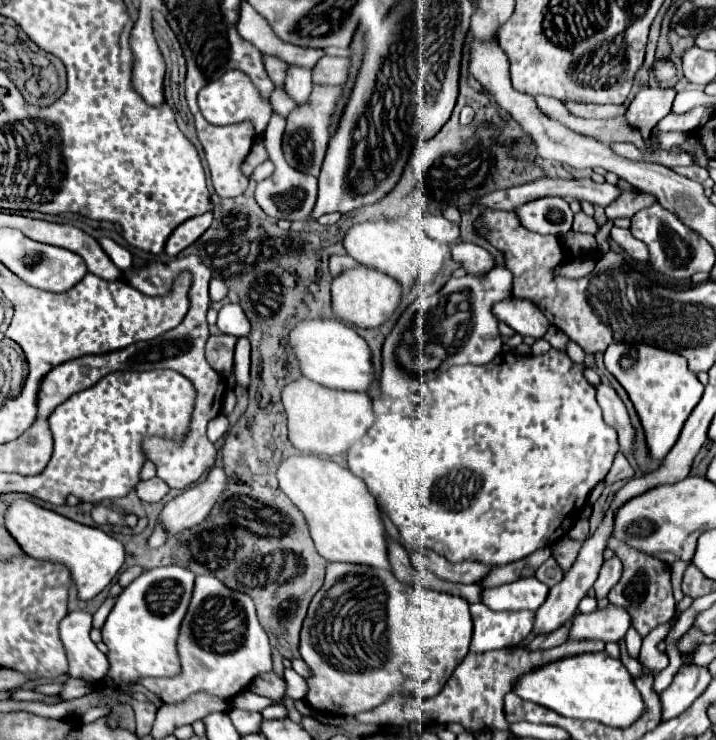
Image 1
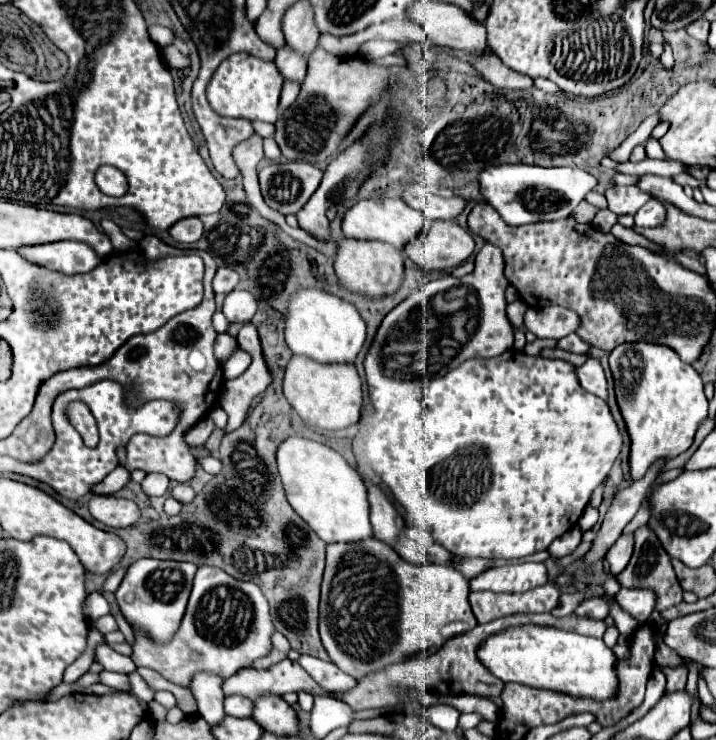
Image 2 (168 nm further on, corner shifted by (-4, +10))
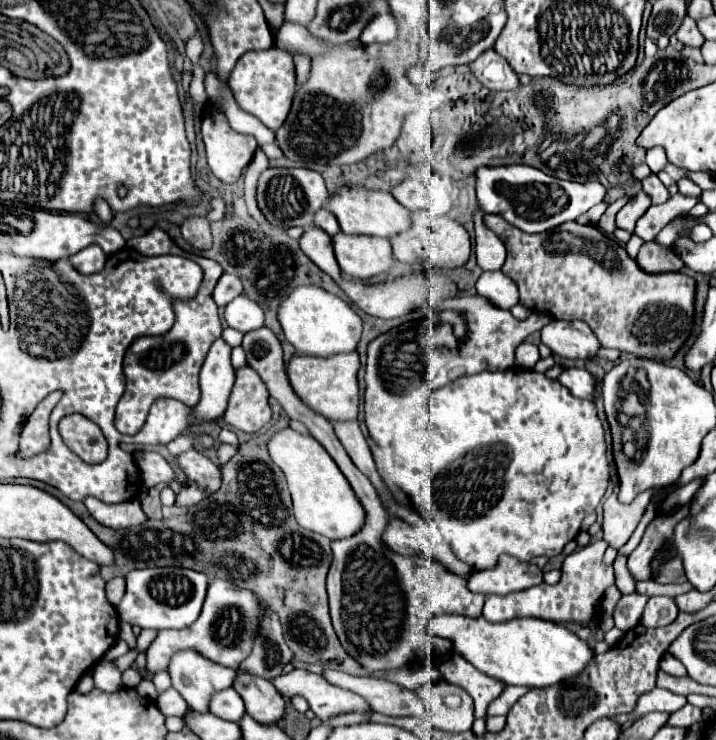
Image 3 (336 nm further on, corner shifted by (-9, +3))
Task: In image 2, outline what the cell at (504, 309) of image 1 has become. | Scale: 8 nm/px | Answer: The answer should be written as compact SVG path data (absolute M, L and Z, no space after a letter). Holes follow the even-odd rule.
M548 306L542 309L529 307L525 312L525 328L537 338L563 338L575 332L579 326L577 314L562 306Z

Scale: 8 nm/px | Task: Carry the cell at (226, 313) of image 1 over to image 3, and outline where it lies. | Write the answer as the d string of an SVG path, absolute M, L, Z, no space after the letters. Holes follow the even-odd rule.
M240 295L226 305L224 319L230 327L234 327L242 333L248 333L248 331L260 329L264 325L264 311L258 303L250 301L246 295Z

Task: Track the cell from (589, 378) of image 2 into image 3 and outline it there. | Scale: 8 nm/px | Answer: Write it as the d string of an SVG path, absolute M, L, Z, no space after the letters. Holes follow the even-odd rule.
M564 369L558 377L558 383L570 391L570 395L578 399L590 399L594 393L592 375L586 369Z

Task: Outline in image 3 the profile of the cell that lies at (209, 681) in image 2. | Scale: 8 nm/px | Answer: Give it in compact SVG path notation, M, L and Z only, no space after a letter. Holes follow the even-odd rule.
M182 649L172 655L168 673L172 687L184 697L190 709L206 713L206 701L210 693L232 687L234 669L218 665L194 649Z

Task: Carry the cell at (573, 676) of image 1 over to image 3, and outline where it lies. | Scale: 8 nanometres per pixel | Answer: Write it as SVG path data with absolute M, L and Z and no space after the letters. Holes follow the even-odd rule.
M436 615L428 623L432 637L442 637L452 643L452 649L472 663L478 671L504 681L506 685L548 687L564 677L580 673L594 657L586 641L578 641L574 633L550 621L516 617L502 623L492 623L482 615L472 619L464 615Z

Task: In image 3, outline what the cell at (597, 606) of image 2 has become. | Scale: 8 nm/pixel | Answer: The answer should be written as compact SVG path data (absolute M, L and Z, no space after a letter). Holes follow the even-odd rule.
M632 593L632 595L624 595L614 611L614 623L618 629L622 631L630 631L632 627L636 627L638 619L642 617L642 611L648 603L648 595L640 595L640 593Z

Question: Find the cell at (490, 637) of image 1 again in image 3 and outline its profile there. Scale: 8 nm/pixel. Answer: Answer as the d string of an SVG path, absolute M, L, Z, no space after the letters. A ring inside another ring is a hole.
M598 539L586 545L582 551L570 553L562 563L562 577L556 585L540 583L532 589L508 593L508 595L488 595L484 603L482 615L488 621L508 621L514 617L538 617L544 621L560 623L578 623L578 637L582 641L590 641L594 637L594 627L590 625L598 619L598 601L602 599L604 591L614 585L614 569L612 565L604 565L602 557L608 549L608 543Z

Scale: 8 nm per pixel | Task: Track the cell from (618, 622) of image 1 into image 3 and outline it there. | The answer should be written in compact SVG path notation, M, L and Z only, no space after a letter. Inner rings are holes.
M650 597L644 615L642 625L644 627L664 627L670 625L678 617L678 607L672 597Z

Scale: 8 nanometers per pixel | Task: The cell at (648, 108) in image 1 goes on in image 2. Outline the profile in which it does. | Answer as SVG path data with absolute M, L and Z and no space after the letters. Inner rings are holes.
M649 136L647 142L645 142L645 148L647 148L647 156L649 156L649 158L665 158L665 154L663 154L661 144L659 144L657 138Z

